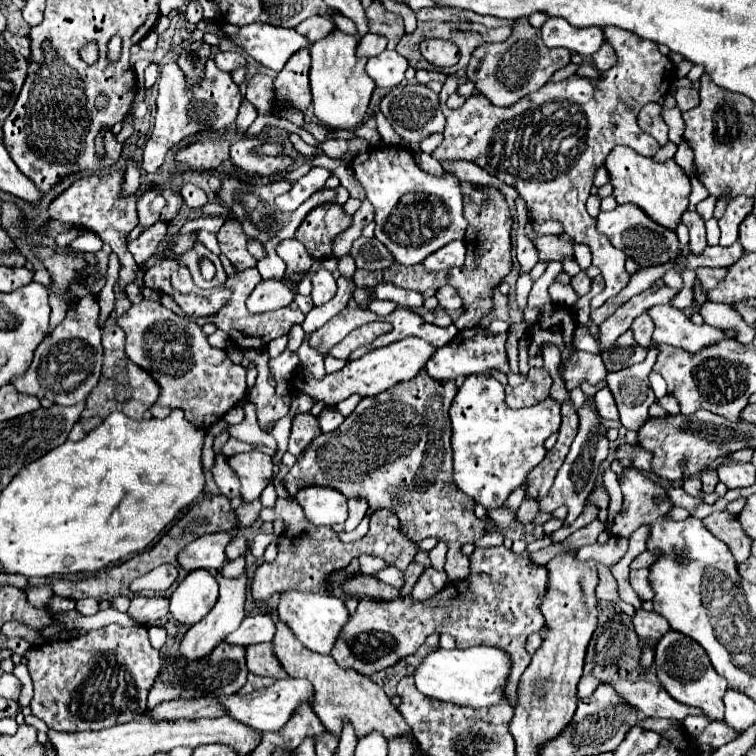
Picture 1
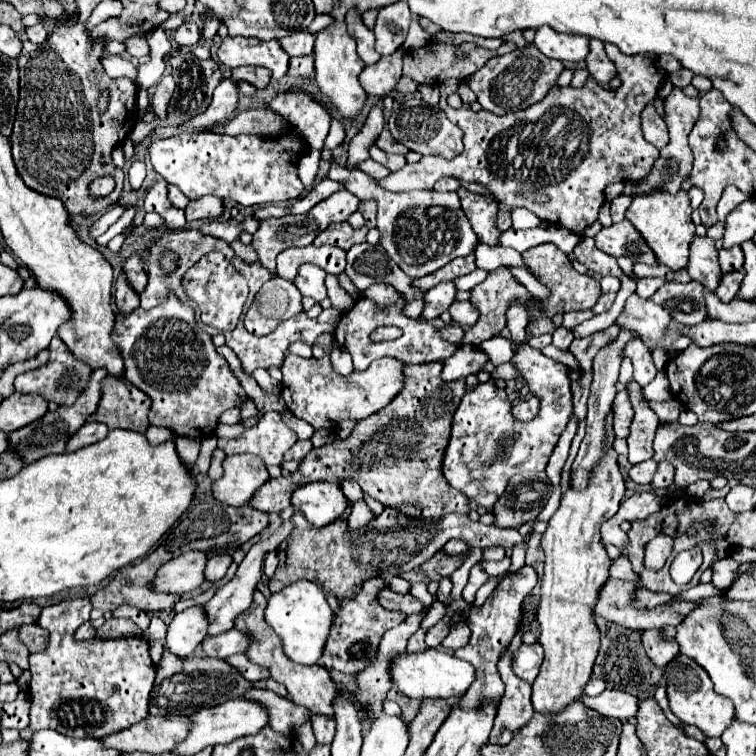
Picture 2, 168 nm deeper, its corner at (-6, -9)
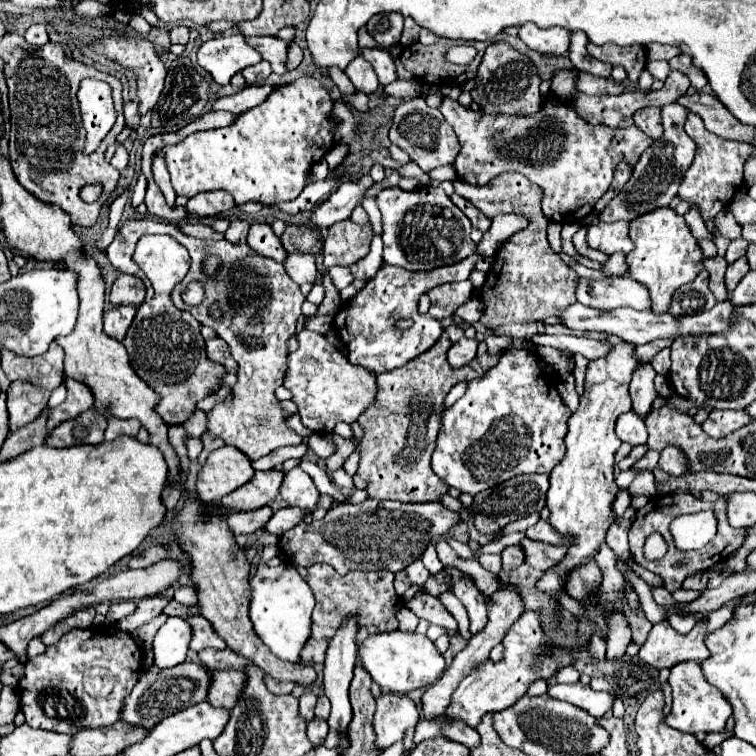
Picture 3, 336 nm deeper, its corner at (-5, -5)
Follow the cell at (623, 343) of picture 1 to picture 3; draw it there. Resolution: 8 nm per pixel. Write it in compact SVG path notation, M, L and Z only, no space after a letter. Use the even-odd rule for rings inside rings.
M657 339L644 345L637 346L635 357L644 362L649 362L658 352L665 347L670 347L674 339Z

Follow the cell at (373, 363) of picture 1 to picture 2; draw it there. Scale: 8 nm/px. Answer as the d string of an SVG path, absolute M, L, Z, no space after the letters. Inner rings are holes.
M288 355L282 363L282 397L286 407L300 419L308 421L314 429L334 429L344 419L364 419L386 407L404 389L404 363L394 357L376 359L366 371L340 377L330 367L330 357L302 359Z

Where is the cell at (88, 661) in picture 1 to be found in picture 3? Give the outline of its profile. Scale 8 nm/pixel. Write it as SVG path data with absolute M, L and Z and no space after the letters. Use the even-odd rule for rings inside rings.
M101 625L89 629L73 629L59 639L59 643L47 647L45 653L29 659L25 663L25 675L19 681L21 711L27 725L35 729L55 731L55 733L77 733L79 729L95 729L103 725L113 725L119 721L119 709L123 707L123 697L131 693L141 673L143 649L133 641L133 637L117 627Z

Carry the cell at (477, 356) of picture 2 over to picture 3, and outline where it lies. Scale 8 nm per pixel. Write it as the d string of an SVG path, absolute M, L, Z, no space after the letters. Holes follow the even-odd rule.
M459 339L447 351L447 361L451 367L463 367L477 355L477 339Z

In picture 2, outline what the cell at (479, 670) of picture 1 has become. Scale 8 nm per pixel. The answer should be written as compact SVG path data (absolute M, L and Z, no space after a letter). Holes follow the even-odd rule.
M426 649L424 653L416 653L416 655L404 653L392 661L390 673L392 673L394 685L404 695L414 699L452 699L452 697L460 699L476 681L476 669L472 663L438 649Z

